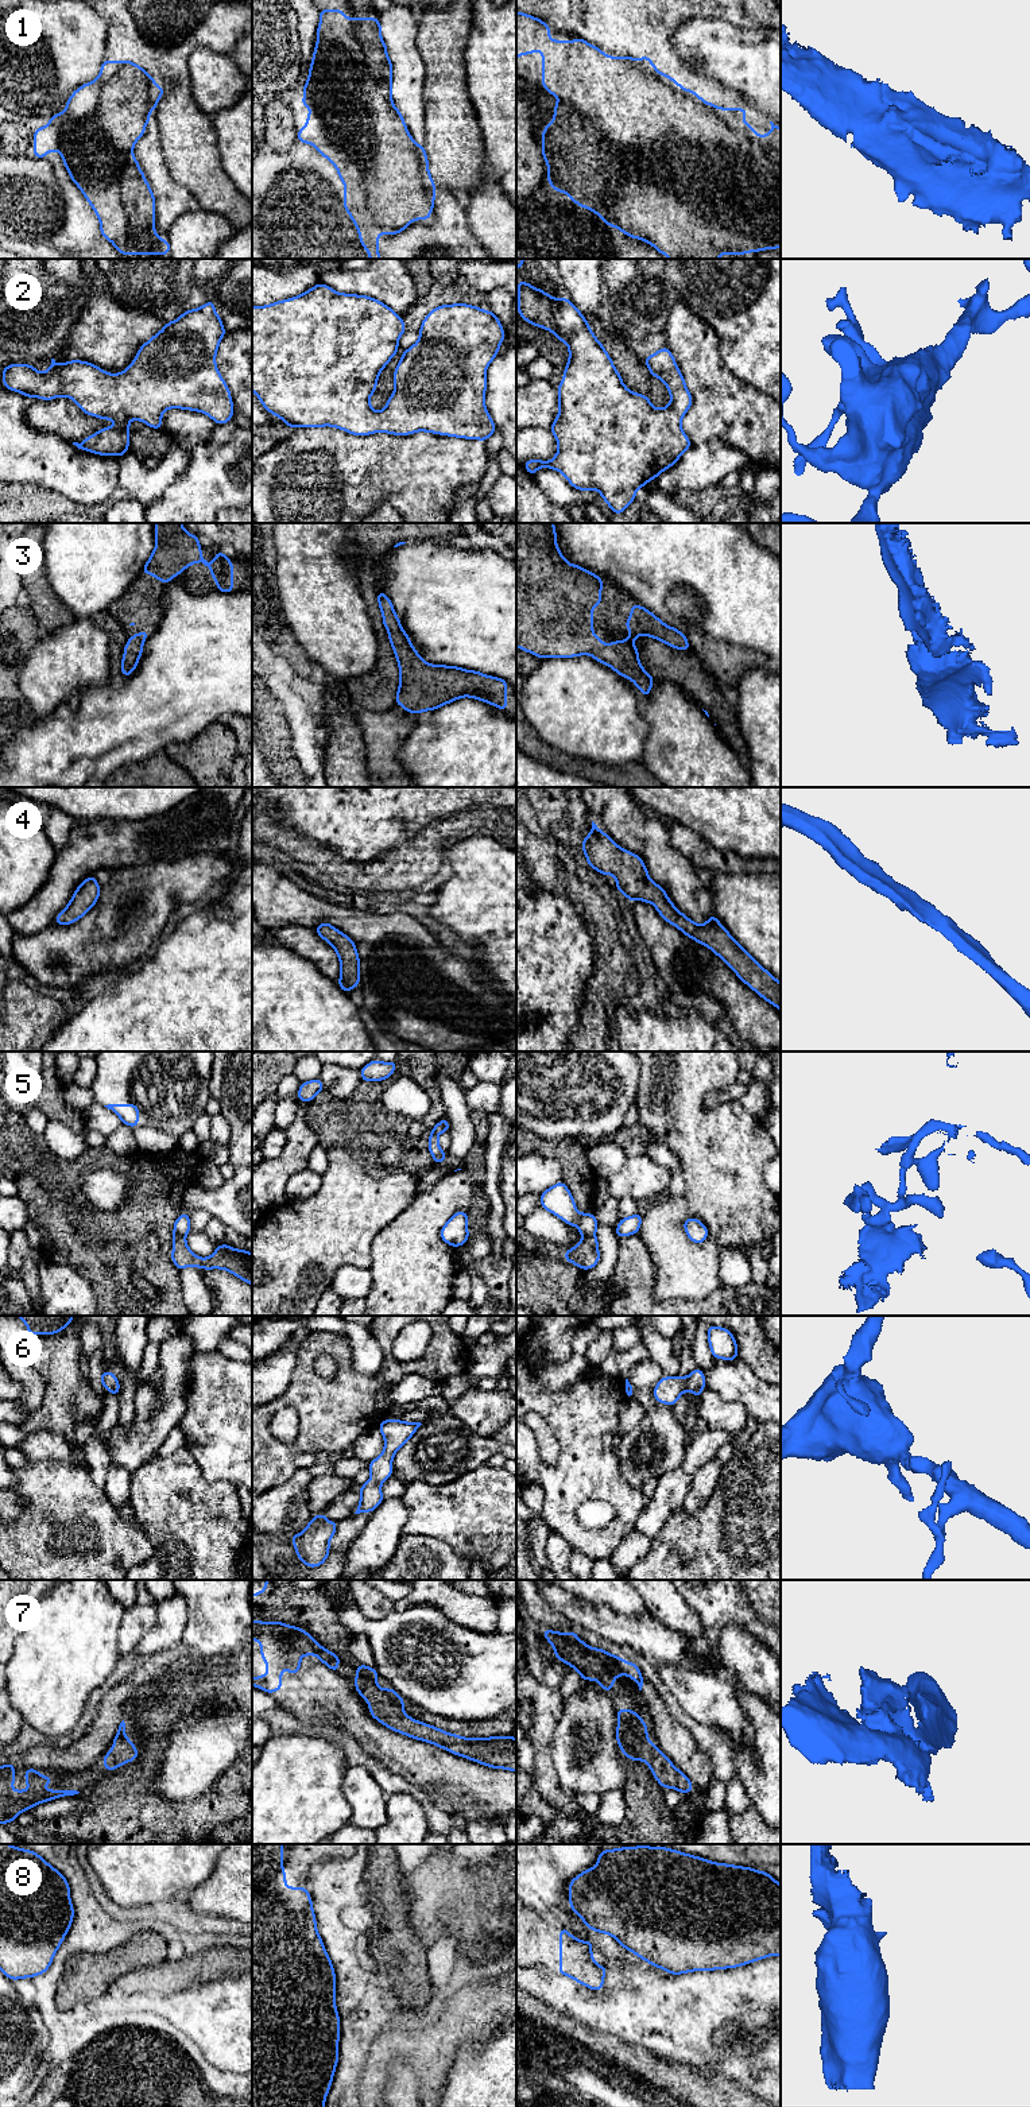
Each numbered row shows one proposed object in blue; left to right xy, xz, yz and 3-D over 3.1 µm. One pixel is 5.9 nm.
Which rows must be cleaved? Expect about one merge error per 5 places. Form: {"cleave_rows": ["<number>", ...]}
{"cleave_rows": ["5"]}

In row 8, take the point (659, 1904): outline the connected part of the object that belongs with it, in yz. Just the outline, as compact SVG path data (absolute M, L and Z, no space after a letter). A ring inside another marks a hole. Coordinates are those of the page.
M638 1845L616 1850L607 1848L599 1854L597 1864L593 1868L586 1868L570 1881L569 1903L574 1914L585 1922L586 1928L597 1933L611 1934L619 1945L653 1967L662 1968L671 1975L692 1971L737 1968L752 1961L763 1960L767 1956L781 1956L781 1885L770 1874L751 1867L716 1863L665 1847Z

